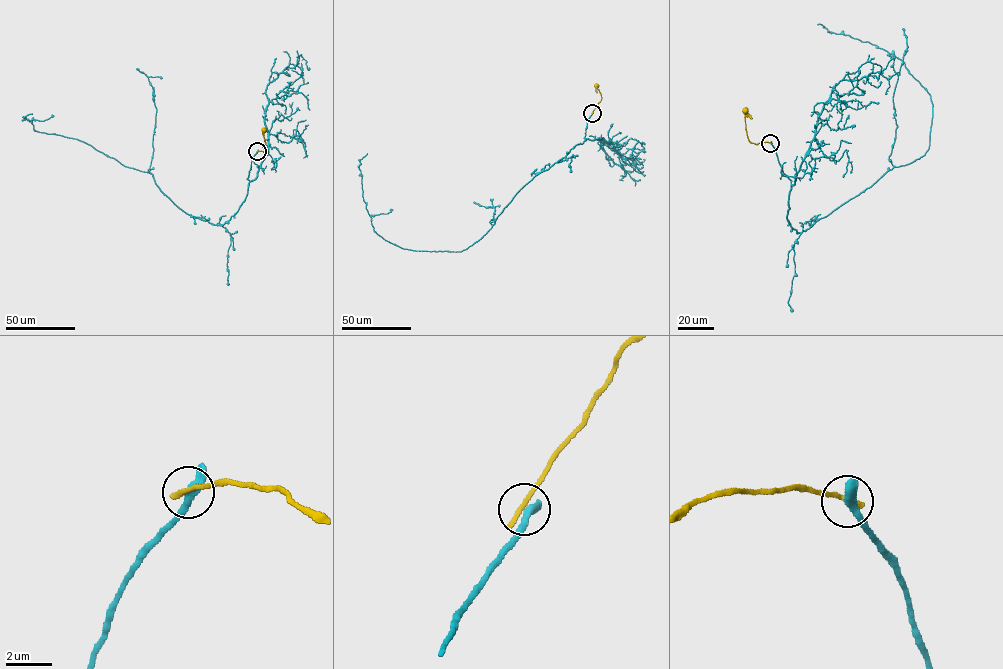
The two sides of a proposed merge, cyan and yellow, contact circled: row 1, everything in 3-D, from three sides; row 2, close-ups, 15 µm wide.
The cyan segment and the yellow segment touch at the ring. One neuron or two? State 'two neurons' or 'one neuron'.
two neurons

